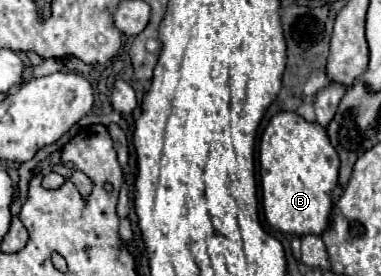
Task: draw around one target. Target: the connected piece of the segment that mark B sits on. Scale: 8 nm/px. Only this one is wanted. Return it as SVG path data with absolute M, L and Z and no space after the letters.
M290 111L274 115L260 139L262 209L268 225L294 237L322 235L330 225L338 167L338 153L318 123L308 123L304 117Z

